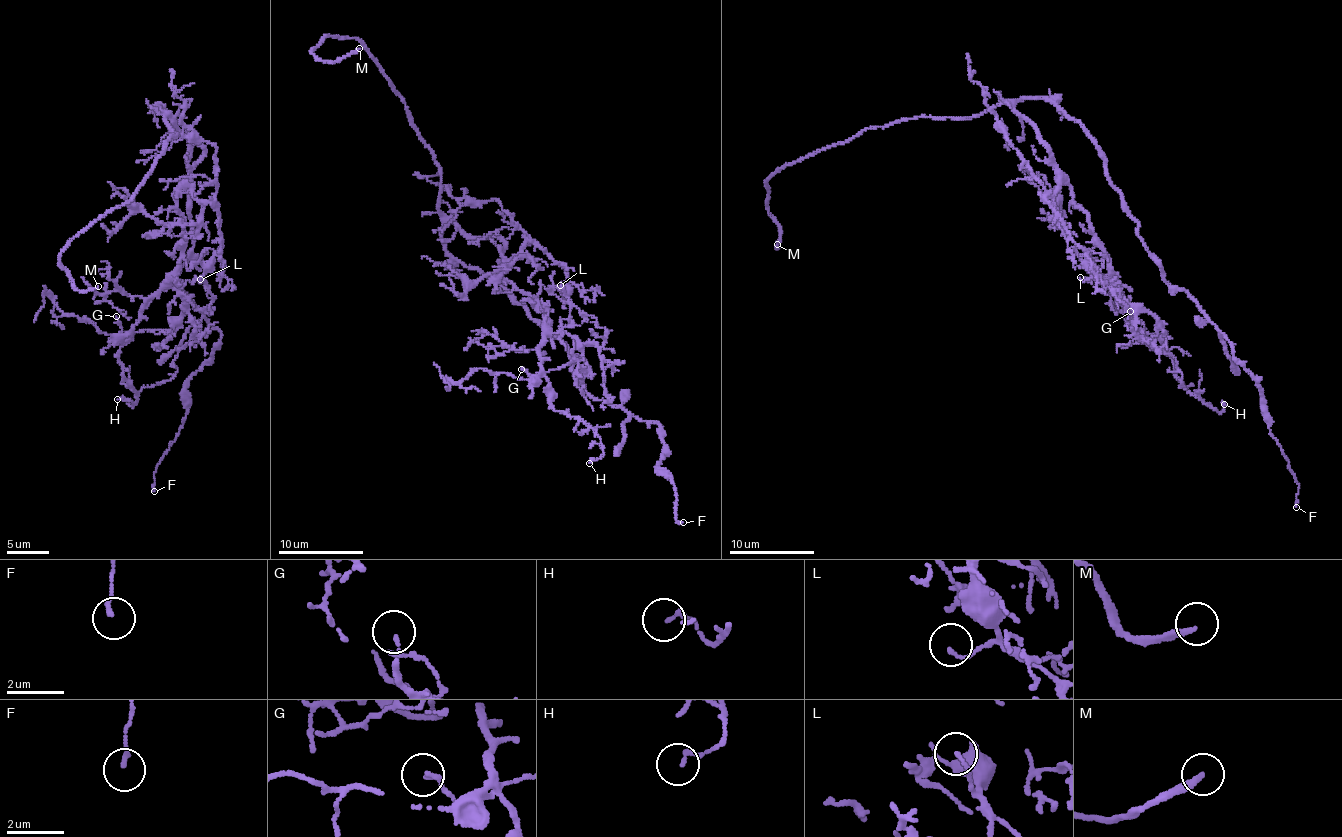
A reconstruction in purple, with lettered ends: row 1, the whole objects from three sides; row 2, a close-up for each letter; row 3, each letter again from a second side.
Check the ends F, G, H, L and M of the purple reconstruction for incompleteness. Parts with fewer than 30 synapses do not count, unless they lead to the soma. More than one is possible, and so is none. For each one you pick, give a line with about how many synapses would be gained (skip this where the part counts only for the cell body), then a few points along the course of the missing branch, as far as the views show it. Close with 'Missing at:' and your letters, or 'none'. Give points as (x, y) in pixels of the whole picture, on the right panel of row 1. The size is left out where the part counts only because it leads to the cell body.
M: Course of what is missing: (777, 244), (779, 227), (770, 213), (773, 209)
Missing at: M

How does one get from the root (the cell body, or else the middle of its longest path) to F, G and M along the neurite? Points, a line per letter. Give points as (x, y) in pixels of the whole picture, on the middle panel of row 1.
F: (473, 269), (568, 345), (583, 389), (659, 424), (658, 469), (672, 479), (683, 522)
G: (473, 269), (446, 250), (442, 229), (451, 221), (506, 244), (505, 280), (550, 321), (540, 377), (521, 369)
M: (473, 269), (446, 250), (439, 163), (392, 83), (355, 38), (322, 37), (311, 53), (337, 62), (359, 48)

